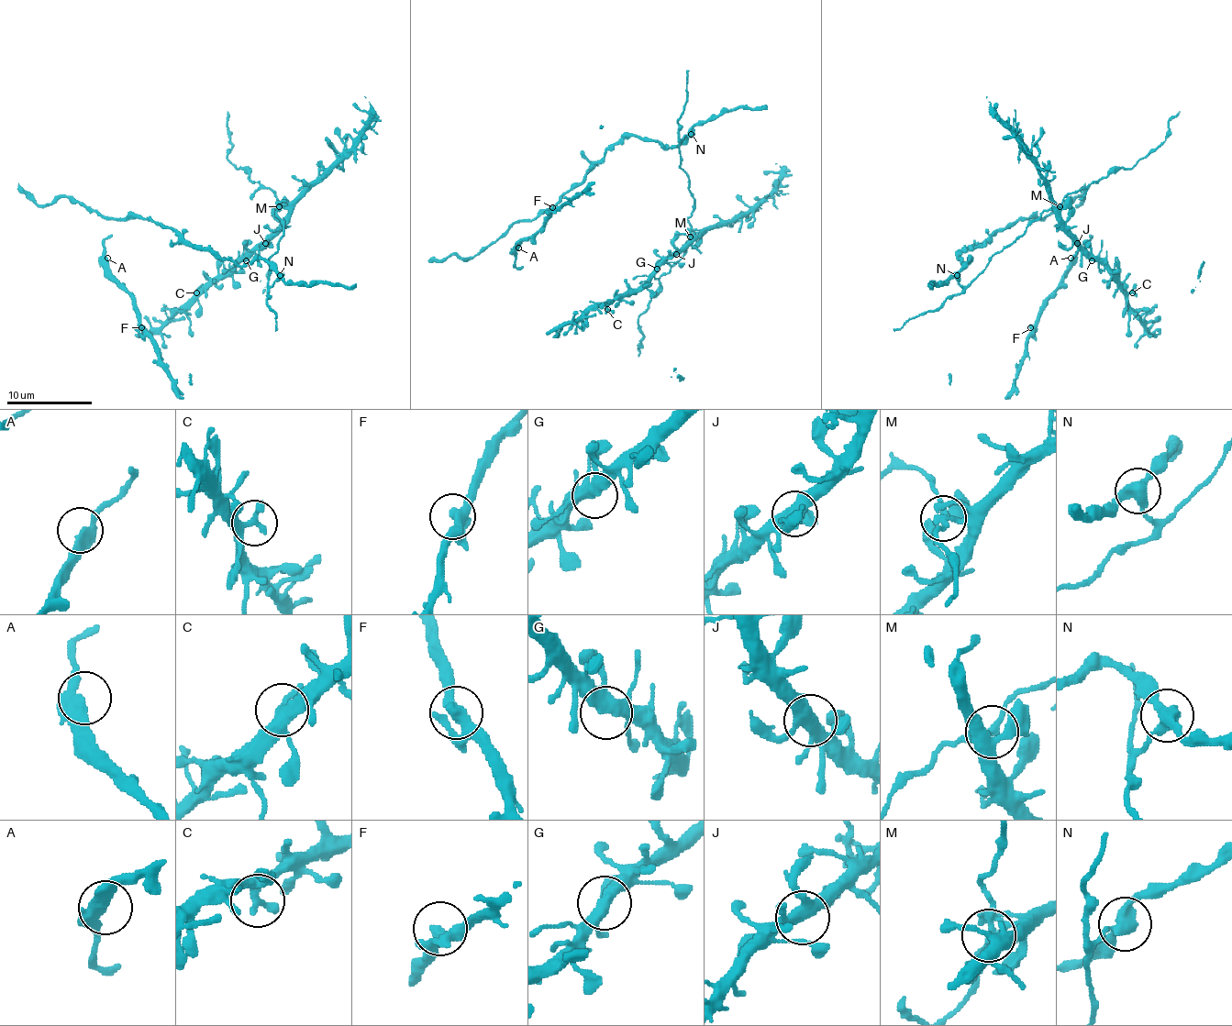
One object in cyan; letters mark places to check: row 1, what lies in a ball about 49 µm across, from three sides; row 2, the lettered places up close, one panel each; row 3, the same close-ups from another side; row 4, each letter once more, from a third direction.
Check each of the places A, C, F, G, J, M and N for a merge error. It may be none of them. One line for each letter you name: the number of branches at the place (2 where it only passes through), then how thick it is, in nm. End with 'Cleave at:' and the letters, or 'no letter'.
M: 4 branches meet; 240 nm thick
N: 3 branches meet; 400 nm thick
Cleave at: M, N

